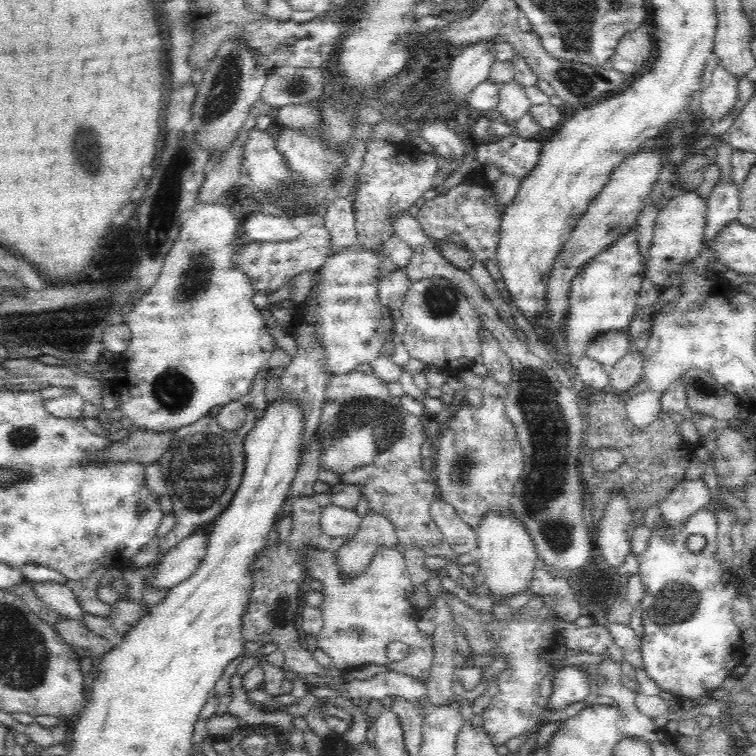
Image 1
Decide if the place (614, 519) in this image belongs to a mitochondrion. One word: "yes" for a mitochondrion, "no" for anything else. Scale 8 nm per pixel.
yes

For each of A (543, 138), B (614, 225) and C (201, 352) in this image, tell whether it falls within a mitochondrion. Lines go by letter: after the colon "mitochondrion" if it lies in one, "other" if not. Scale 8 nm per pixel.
A: other
B: mitochondrion
C: other

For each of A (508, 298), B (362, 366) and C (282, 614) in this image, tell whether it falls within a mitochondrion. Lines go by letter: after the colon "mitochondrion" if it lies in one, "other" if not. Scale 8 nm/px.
A: other
B: other
C: mitochondrion

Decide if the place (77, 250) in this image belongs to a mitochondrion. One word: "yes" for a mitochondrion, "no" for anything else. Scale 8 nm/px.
no

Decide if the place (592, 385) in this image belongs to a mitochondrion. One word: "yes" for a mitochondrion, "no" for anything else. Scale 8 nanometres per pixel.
no

